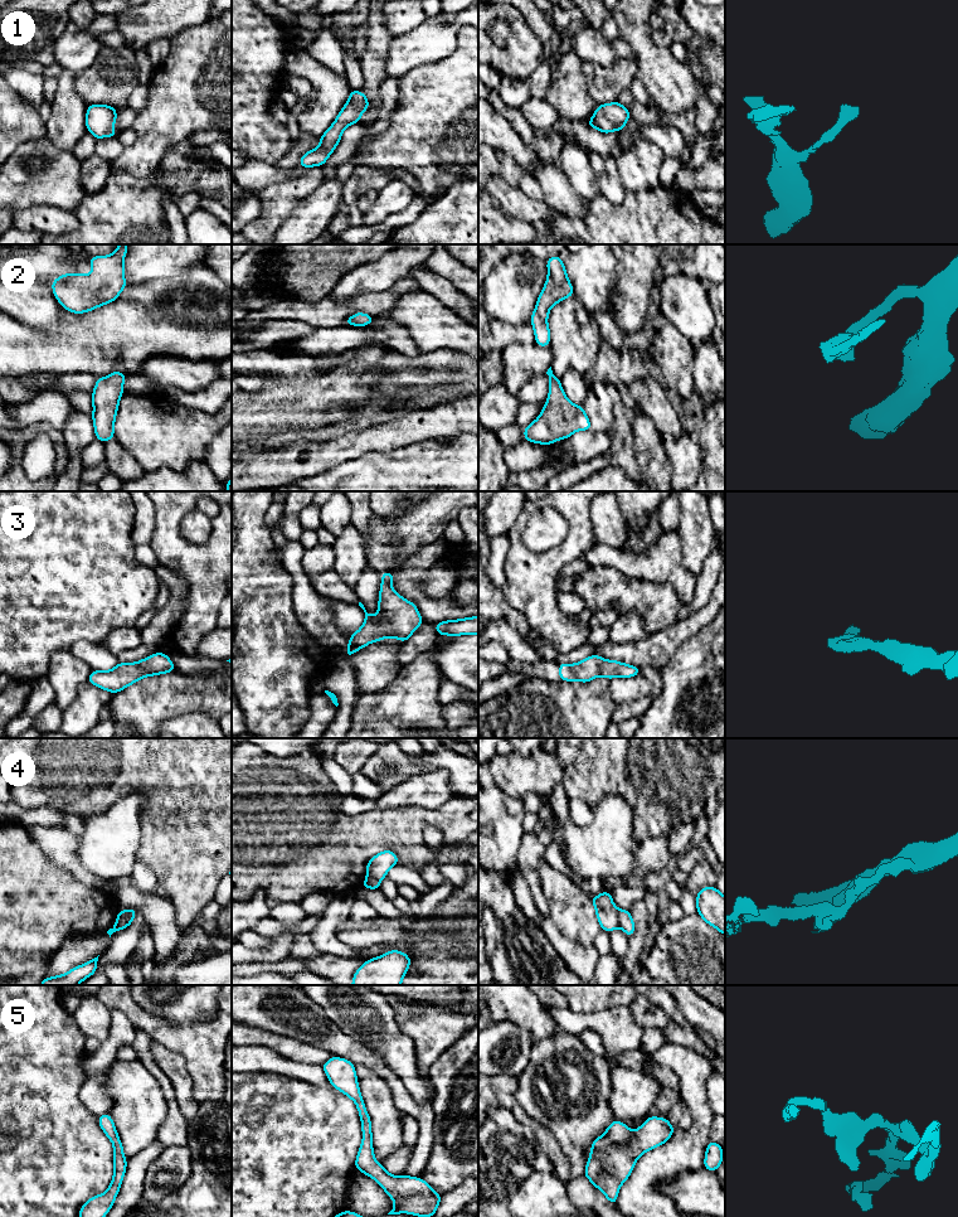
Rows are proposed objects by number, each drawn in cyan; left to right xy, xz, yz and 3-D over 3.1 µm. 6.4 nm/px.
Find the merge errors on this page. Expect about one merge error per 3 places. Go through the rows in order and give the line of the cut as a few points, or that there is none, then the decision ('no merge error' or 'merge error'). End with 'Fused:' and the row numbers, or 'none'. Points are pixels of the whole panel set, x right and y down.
1: cut none; no merge error
2: cut none; no merge error
3: cut none; no merge error
4: cut yz (619, 910), (618, 926); merge error
5: cut none; no merge error
Fused: 4

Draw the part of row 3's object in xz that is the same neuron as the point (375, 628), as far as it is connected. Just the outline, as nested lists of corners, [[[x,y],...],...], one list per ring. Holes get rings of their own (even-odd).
[[[385,572],[380,576],[379,614],[368,614],[364,605],[359,602],[365,612],[365,620],[363,626],[347,639],[349,646],[345,654],[347,659],[370,643],[381,641],[385,637],[395,637],[404,643],[424,622],[418,607],[394,591],[392,586],[394,572]]]

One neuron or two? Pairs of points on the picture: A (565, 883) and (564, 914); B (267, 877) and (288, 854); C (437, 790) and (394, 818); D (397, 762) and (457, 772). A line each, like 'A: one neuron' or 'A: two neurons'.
A: one neuron
B: one neuron
C: two neurons
D: one neuron

